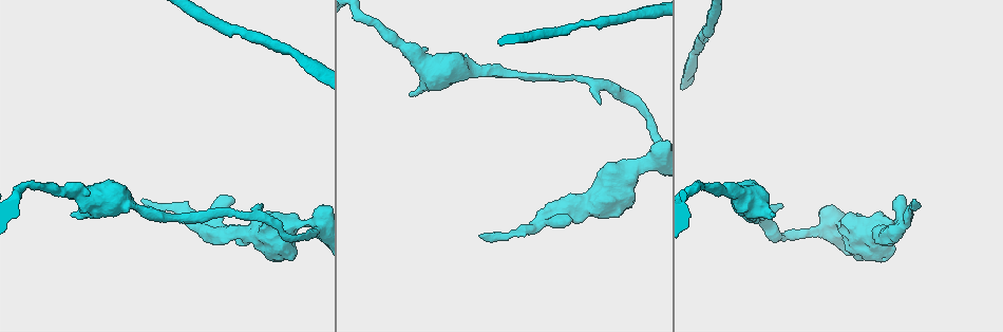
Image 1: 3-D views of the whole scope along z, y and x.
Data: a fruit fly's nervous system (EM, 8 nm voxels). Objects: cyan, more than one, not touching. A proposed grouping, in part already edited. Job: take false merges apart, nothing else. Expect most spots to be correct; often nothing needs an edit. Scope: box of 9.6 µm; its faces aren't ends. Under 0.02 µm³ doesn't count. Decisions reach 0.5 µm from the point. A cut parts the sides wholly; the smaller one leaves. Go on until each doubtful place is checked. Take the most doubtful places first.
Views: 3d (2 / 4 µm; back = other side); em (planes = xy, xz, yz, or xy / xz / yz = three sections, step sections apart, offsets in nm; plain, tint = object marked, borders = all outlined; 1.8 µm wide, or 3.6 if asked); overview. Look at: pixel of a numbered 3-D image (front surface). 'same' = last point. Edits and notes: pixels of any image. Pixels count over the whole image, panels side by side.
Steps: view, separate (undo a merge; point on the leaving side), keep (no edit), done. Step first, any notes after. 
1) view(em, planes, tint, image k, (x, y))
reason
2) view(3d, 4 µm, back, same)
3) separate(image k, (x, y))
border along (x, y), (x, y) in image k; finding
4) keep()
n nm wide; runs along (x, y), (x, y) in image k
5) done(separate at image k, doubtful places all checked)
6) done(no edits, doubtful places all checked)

view(em, planes, tint, image 1, (438, 81))
calibre changes

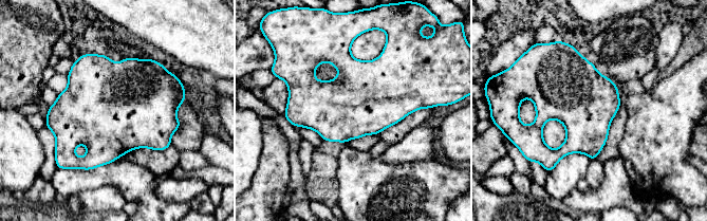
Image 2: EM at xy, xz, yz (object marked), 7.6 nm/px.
keep()
all the same neuron

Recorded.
view(em, planes, tint, image 1, (221, 228))
narrows sharply

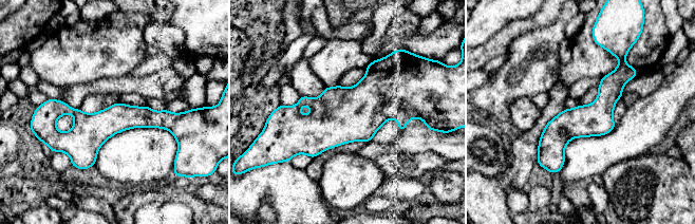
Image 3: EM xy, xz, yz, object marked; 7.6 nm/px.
keep()
240 nm wide; runs along (48, 109), (82, 119), (174, 119) in image 3; continuous, no second neuron

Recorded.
view(em, 3.6 µm, xy, step 8, tint, image 1, (621, 193))
abrupt turn

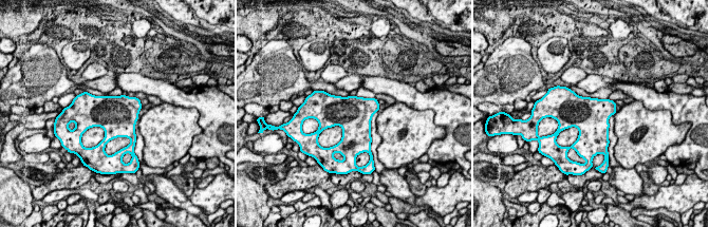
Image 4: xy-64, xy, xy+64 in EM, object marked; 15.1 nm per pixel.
keep()
all the same neuron

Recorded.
done(no edits, doubtful places all checked)

